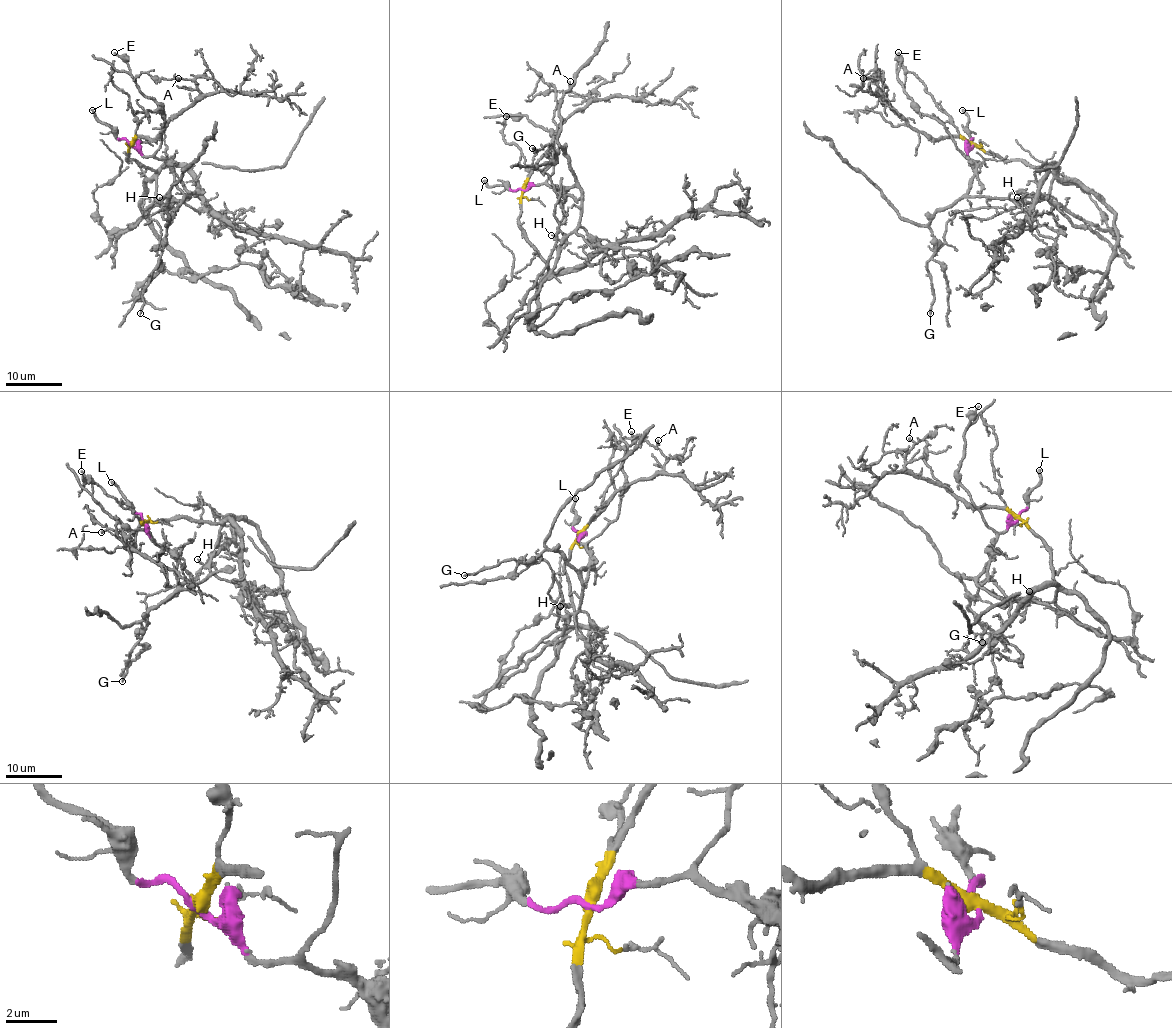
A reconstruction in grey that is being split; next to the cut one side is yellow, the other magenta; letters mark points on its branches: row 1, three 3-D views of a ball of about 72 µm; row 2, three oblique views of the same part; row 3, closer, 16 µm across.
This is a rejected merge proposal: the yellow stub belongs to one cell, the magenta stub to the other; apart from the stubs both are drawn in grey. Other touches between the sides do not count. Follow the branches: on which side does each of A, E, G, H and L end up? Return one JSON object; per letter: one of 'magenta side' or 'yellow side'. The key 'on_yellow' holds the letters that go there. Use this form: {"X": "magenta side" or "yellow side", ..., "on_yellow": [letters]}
{"A": "yellow side", "E": "magenta side", "G": "magenta side", "H": "magenta side", "L": "magenta side", "on_yellow": ["A"]}

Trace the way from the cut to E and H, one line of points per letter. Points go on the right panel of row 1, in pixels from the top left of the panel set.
E: (972, 145), (966, 156), (942, 125), (918, 111), (897, 77), (900, 63), (897, 52)
H: (972, 145), (966, 156), (977, 175), (981, 193), (1022, 203), (1016, 198)

